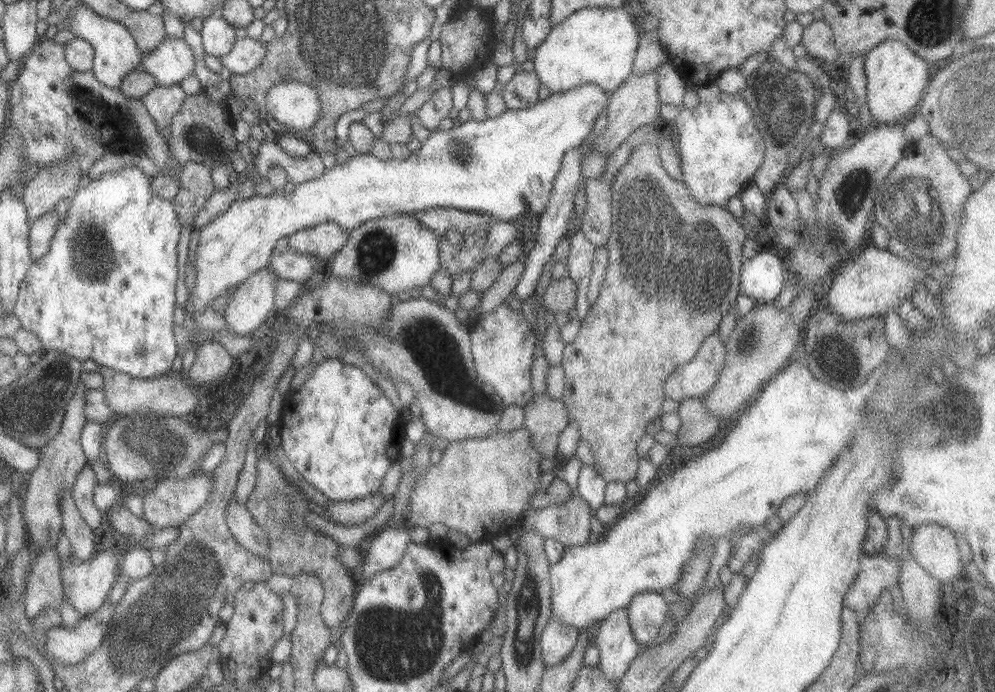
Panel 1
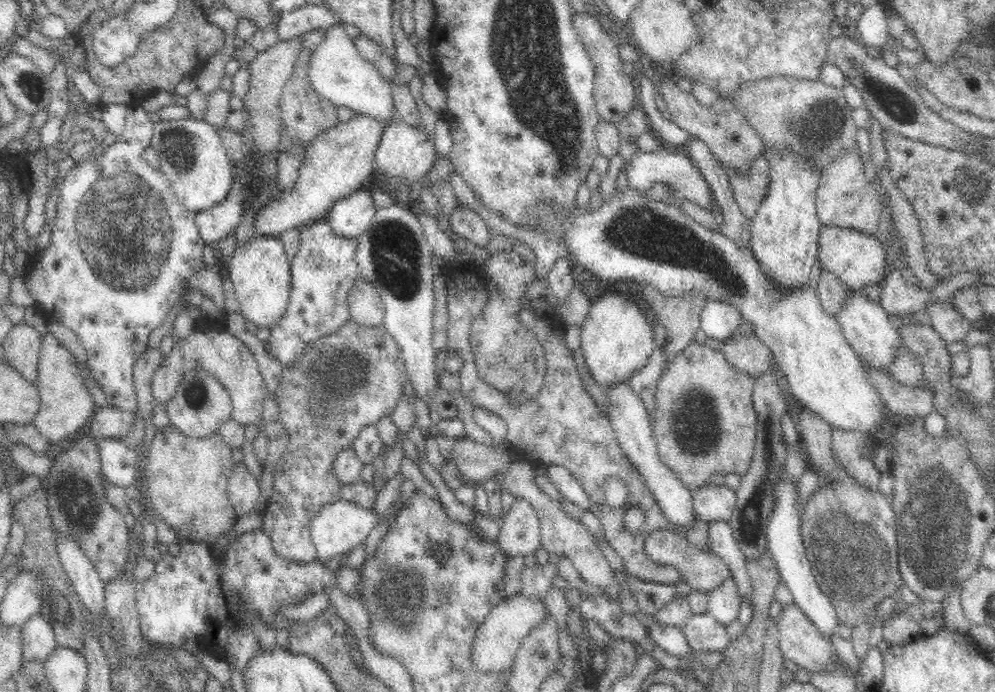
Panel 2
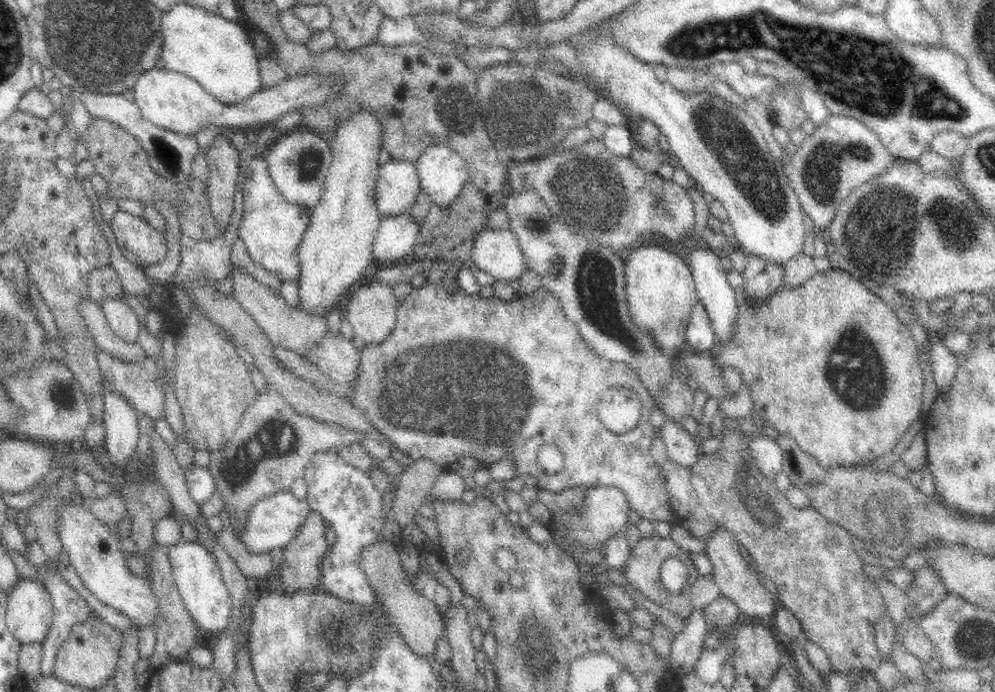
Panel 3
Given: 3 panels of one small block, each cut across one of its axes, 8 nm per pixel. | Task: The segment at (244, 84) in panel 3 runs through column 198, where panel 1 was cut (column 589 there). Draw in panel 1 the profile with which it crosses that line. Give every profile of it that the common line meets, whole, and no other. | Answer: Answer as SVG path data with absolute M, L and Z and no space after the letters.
M625 6L581 8L553 26L545 40L535 48L532 62L538 84L545 86L549 94L557 94L590 82L610 94L630 75L640 34L640 28Z

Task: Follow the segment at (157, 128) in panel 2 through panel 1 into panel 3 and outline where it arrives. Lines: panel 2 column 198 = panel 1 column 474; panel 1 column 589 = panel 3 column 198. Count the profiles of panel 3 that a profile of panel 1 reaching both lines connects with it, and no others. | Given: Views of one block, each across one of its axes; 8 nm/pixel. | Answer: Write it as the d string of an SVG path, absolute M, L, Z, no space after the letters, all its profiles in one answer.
M165 67L152 68L142 71L135 80L131 90L134 93L133 101L138 106L143 118L163 130L170 130L178 134L196 134L210 125L223 126L223 132L246 130L247 128L260 129L268 123L280 120L291 112L314 111L315 108L324 108L340 98L348 86L346 73L336 71L316 71L287 76L286 80L268 90L255 92L240 104L226 105L218 102L208 94L199 82L182 72L167 70Z

